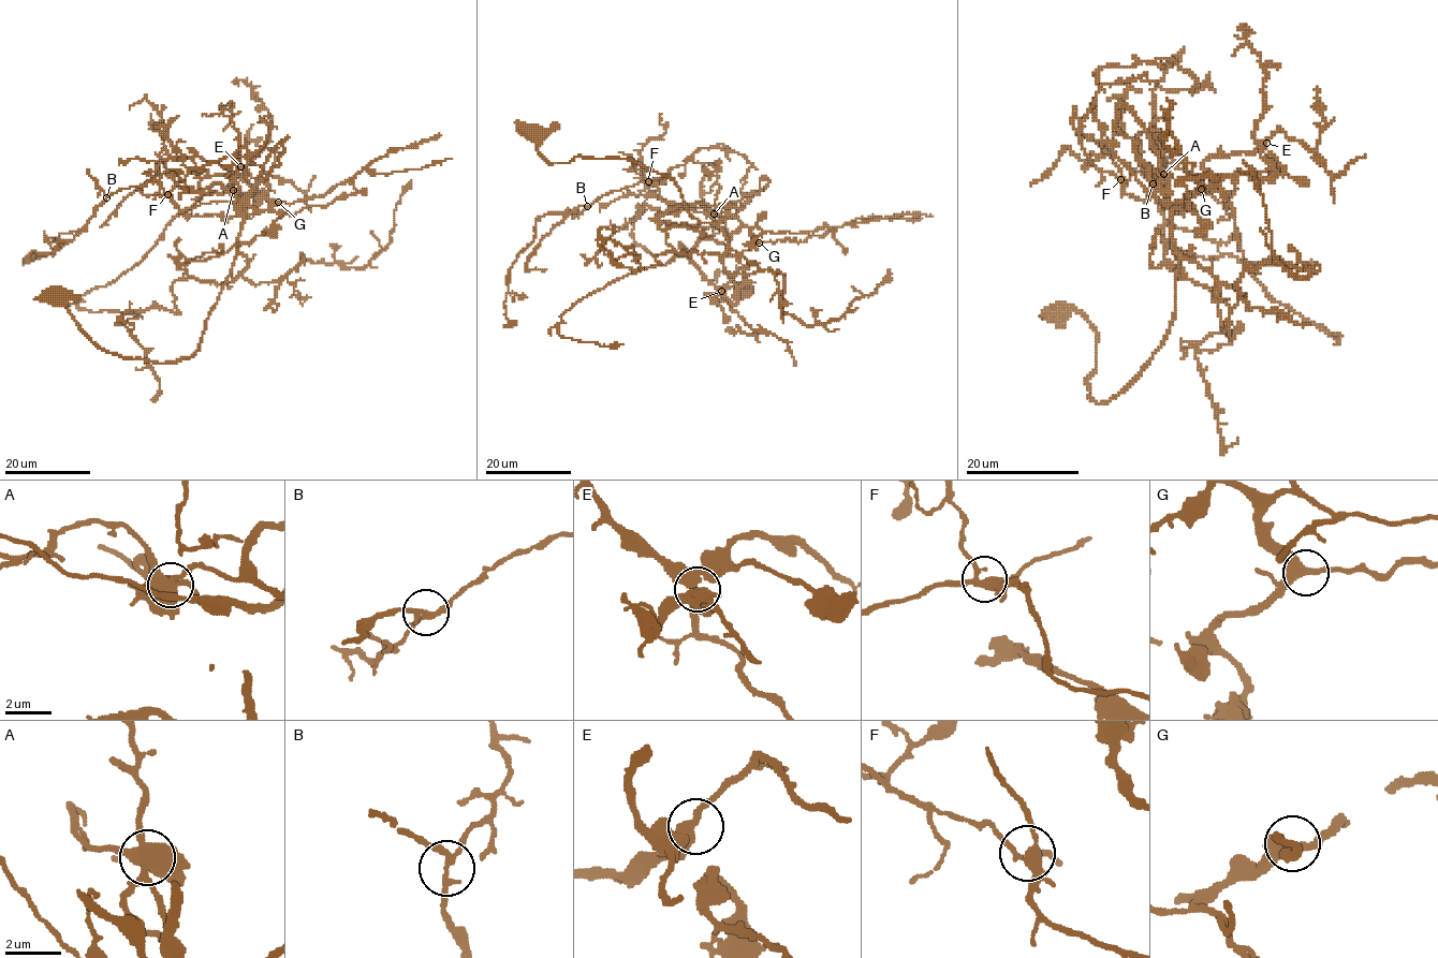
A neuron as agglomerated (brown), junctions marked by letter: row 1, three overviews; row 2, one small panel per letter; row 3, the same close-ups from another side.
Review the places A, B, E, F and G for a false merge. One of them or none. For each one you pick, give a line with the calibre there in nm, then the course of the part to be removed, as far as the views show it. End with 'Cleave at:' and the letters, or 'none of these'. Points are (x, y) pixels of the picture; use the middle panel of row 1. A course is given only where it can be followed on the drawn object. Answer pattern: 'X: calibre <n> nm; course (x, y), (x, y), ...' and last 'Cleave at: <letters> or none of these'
Cleave at: none of these

